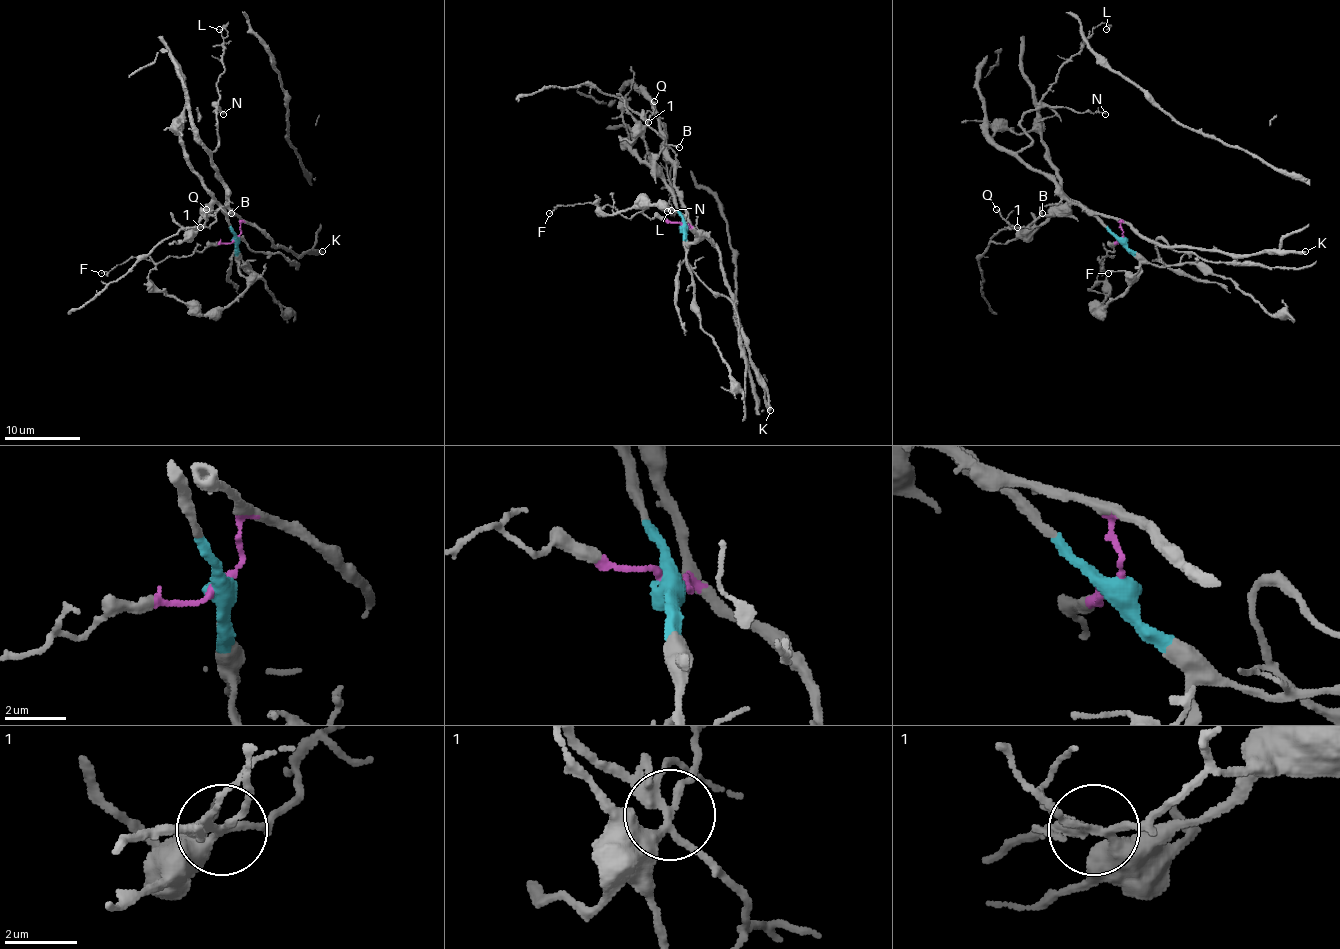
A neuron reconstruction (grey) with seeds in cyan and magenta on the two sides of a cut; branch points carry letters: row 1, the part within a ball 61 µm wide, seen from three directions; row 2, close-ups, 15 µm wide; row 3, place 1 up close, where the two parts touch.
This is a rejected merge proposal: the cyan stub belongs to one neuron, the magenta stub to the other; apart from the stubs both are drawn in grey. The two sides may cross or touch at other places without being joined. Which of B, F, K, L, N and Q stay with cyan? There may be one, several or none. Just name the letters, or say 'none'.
Q

